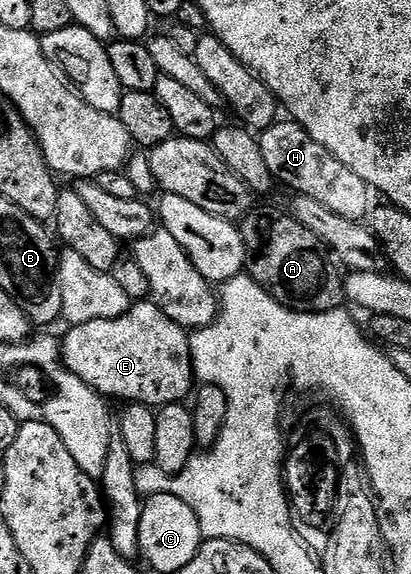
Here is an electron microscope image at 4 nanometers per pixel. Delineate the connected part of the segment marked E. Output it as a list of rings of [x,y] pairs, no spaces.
[[[135,301],[132,302],[131,308],[121,317],[116,319],[97,319],[95,321],[85,321],[84,323],[76,323],[70,328],[71,332],[61,339],[61,358],[65,366],[77,375],[85,383],[91,387],[99,395],[106,397],[111,401],[119,401],[115,399],[123,399],[127,403],[144,403],[146,407],[161,408],[170,403],[183,403],[184,400],[192,394],[193,386],[193,370],[191,364],[191,351],[189,335],[184,328],[179,327],[169,317],[165,317],[165,313],[154,301]]]

